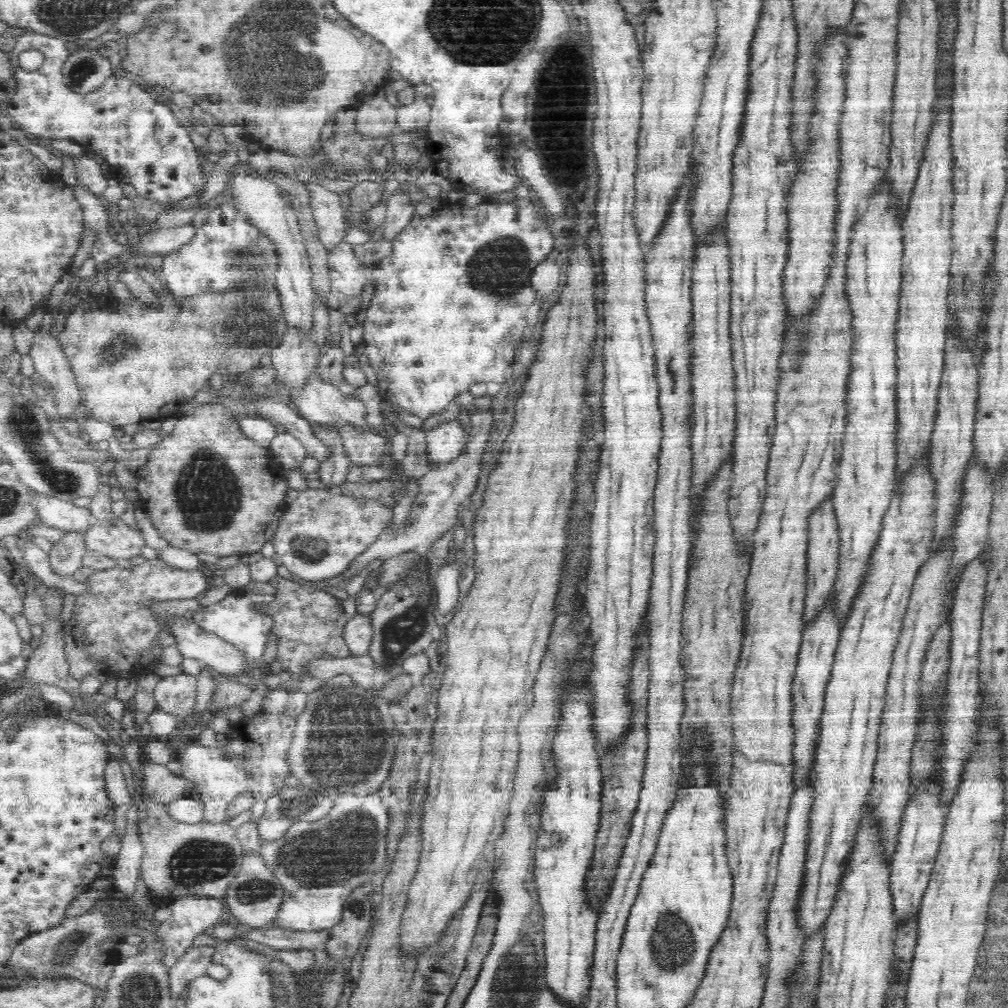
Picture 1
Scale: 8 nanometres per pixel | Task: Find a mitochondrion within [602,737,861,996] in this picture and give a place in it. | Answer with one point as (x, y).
(678, 942)

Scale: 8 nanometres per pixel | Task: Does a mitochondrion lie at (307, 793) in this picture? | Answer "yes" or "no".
yes

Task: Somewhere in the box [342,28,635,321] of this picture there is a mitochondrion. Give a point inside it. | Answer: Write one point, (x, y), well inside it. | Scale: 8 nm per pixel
(490, 270)

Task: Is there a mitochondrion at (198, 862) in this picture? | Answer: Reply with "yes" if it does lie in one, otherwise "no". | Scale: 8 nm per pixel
yes

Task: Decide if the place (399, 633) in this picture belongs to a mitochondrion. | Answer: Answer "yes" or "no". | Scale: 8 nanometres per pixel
yes

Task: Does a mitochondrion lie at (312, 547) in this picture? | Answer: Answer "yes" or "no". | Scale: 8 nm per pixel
yes

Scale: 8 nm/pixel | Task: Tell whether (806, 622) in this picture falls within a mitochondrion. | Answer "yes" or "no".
no

